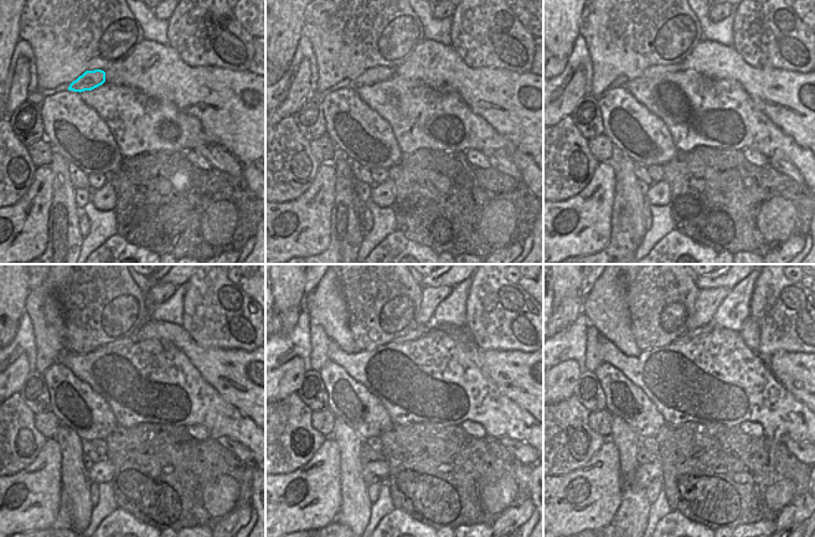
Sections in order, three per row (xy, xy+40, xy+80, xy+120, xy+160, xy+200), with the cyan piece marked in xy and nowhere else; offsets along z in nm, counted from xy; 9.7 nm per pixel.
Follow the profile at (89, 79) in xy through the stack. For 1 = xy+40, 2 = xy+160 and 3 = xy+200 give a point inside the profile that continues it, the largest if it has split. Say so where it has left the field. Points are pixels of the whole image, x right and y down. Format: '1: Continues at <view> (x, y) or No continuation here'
1: Continues at xy+40 (375, 75)
2: Continues at xy+160 (419, 330)
3: Continues at xy+200 (707, 328).

